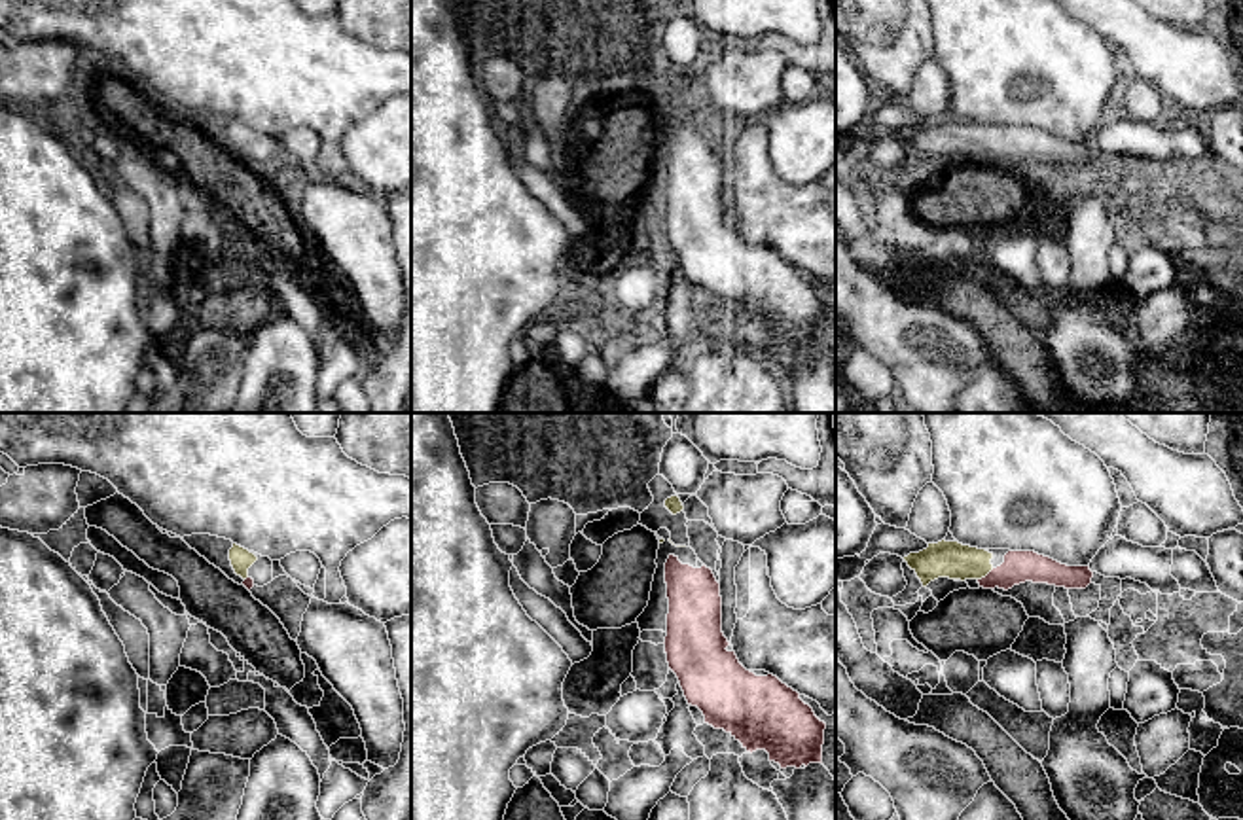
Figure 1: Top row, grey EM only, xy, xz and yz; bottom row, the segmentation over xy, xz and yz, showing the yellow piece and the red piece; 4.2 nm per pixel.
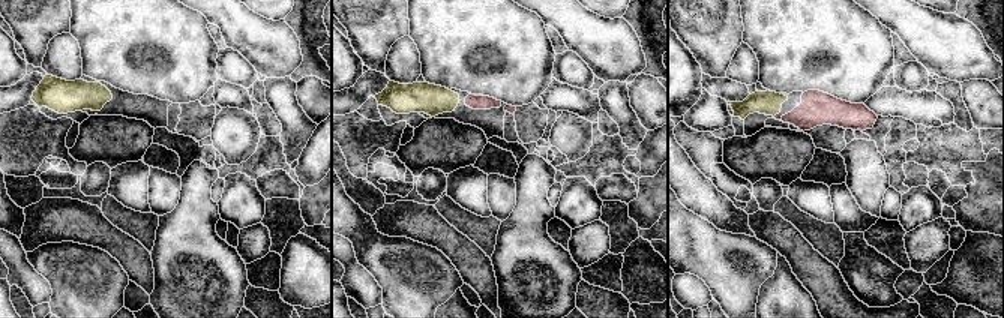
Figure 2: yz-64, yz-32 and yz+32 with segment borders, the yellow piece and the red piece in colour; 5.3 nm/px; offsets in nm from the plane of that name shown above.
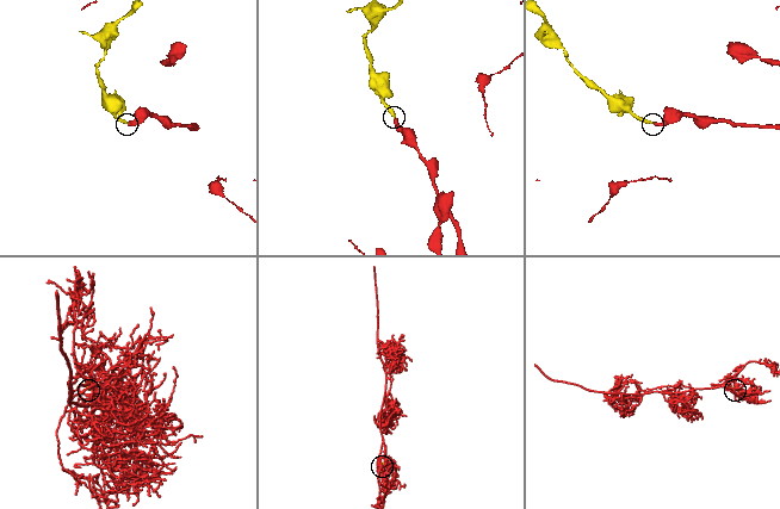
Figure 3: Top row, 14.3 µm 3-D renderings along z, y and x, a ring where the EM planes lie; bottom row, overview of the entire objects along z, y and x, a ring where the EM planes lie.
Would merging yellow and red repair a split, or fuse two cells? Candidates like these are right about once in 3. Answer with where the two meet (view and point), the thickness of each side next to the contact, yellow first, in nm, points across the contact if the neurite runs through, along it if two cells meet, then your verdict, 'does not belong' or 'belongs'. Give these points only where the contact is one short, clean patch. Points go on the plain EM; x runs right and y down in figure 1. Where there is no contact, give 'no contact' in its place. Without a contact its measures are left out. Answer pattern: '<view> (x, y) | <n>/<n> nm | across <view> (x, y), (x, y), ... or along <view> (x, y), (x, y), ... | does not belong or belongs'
yz (986, 150) | 160/140 nm | across yz (946, 135), (974, 139), (986, 150), (1008, 150), (1018, 142) | belongs

